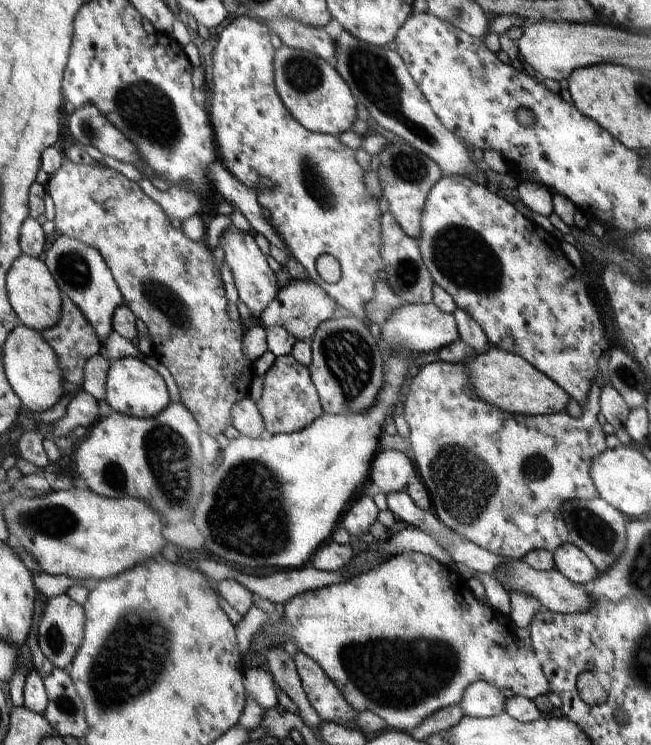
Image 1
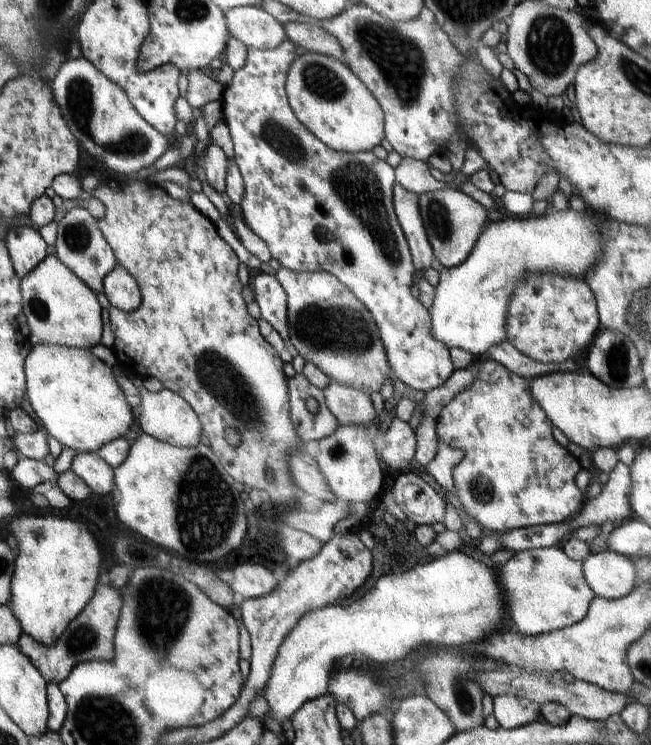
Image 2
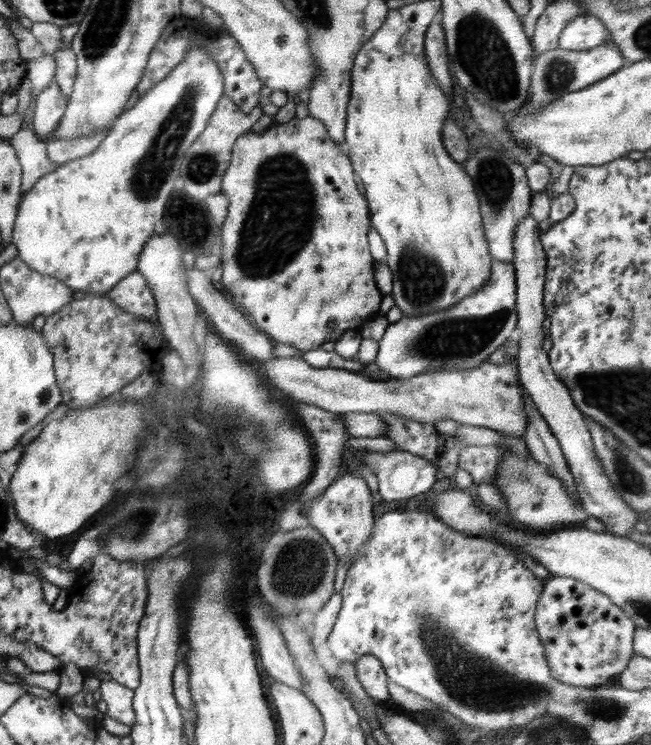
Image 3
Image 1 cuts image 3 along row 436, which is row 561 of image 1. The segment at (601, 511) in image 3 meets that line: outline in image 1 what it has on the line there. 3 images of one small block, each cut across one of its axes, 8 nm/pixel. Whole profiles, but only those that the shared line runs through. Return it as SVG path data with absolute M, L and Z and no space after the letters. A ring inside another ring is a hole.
M570 542L553 550L555 568L568 580L578 584L592 582L599 574L599 570L592 561L575 544Z

